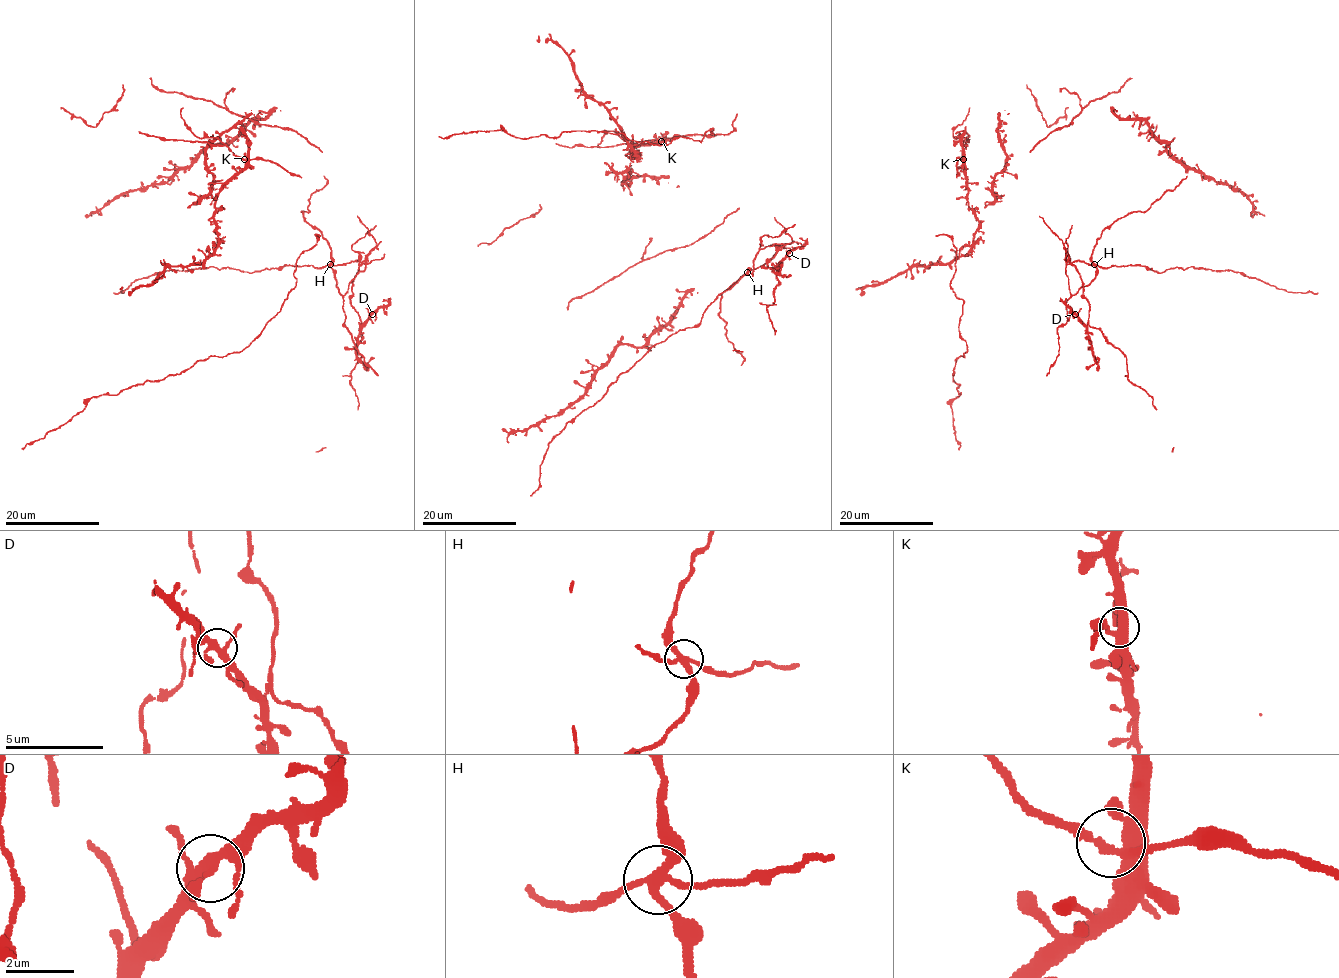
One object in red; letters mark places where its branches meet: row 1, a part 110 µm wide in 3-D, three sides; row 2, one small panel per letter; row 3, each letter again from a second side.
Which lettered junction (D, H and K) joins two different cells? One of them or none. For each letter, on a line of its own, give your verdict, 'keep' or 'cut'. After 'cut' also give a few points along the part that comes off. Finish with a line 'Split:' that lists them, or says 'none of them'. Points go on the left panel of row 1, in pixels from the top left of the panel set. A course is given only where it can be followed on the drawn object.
D: keep
H: cut | (330, 264), (321, 267), (284, 265), (252, 272), (209, 266), (166, 270), (134, 280), (122, 292), (113, 292)
K: keep
Split: H

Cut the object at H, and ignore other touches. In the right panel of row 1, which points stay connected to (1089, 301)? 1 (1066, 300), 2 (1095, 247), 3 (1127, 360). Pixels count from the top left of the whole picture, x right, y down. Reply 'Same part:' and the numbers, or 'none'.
Same part: 3

